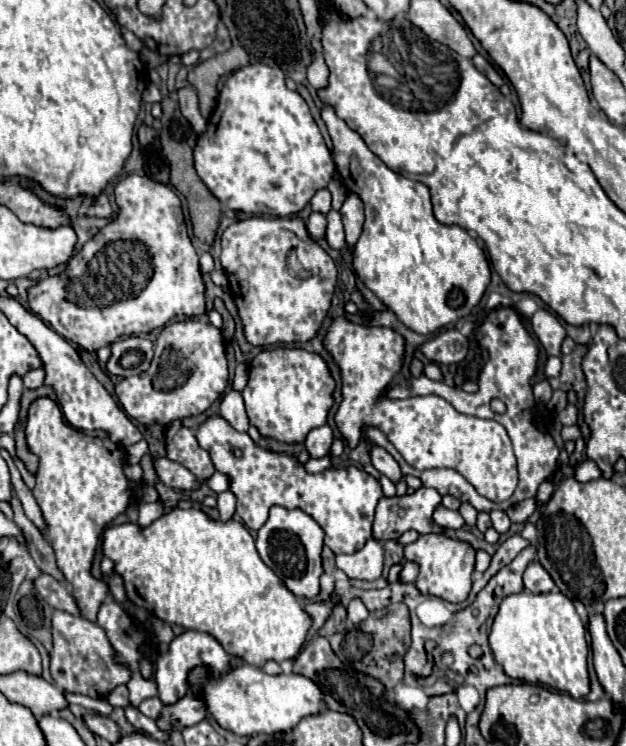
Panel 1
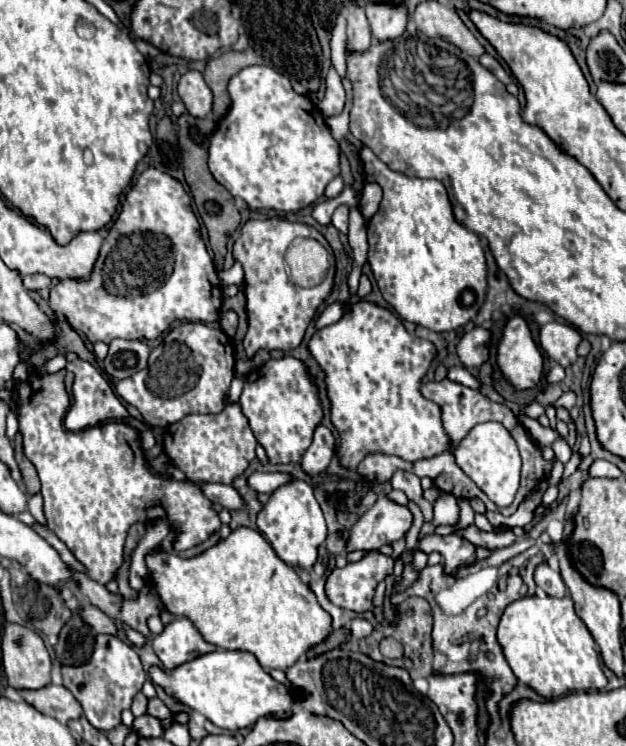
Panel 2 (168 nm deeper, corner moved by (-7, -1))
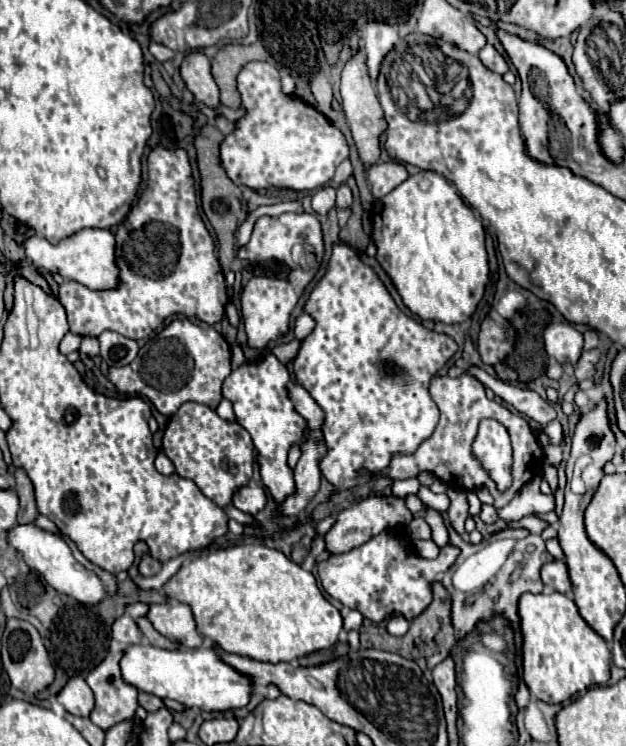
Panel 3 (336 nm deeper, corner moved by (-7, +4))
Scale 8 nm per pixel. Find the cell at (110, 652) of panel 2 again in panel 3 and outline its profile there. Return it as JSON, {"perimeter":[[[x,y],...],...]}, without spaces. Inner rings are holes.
{"perimeter":[[[109,652],[103,664],[89,672],[85,682],[93,690],[95,708],[91,712],[91,722],[107,730],[123,720],[135,716],[137,710],[137,688],[131,688],[121,676],[119,660],[123,652]]]}

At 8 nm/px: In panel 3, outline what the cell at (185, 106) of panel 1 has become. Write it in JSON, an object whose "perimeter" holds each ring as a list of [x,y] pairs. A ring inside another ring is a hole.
{"perimeter":[[[191,52],[181,64],[181,78],[193,92],[195,100],[207,106],[219,106],[219,88],[211,76],[211,66],[205,54]]]}

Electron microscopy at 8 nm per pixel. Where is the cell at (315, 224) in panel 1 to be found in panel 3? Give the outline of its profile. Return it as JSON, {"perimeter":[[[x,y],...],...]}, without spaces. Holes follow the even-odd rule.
{"perimeter":[[[333,186],[319,188],[311,198],[311,208],[321,216],[325,216],[331,208],[335,208],[335,188]]]}

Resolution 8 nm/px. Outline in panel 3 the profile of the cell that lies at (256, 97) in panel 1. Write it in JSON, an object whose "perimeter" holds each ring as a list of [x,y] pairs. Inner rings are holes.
{"perimeter":[[[249,62],[249,64],[245,64],[245,66],[241,68],[239,76],[237,76],[237,90],[239,90],[239,94],[241,94],[241,108],[245,108],[245,116],[237,120],[235,132],[227,134],[225,140],[221,142],[221,166],[223,166],[223,170],[227,172],[227,176],[231,178],[231,182],[237,184],[237,186],[249,186],[249,188],[253,188],[253,190],[265,190],[265,188],[275,186],[275,188],[285,188],[285,190],[293,190],[293,192],[305,192],[305,190],[313,190],[313,188],[325,186],[325,184],[333,178],[335,168],[349,156],[349,146],[347,146],[347,140],[345,140],[345,136],[341,134],[341,130],[337,130],[337,128],[335,128],[319,110],[315,110],[313,106],[305,104],[303,100],[299,100],[299,98],[295,98],[295,96],[285,94],[285,92],[281,90],[281,74],[279,74],[279,70],[277,70],[275,66],[271,66],[269,62]]]}

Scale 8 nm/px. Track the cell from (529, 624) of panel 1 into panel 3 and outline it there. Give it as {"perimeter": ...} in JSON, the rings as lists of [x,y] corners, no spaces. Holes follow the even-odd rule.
{"perimeter":[[[561,592],[523,594],[519,598],[523,680],[531,696],[561,704],[577,692],[591,686],[603,686],[609,680],[609,650],[605,640],[579,616],[573,598]]]}

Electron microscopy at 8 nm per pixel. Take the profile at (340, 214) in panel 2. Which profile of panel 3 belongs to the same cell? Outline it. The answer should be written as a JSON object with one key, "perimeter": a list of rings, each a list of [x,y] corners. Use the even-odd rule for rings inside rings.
{"perimeter":[[[341,184],[337,188],[337,208],[339,210],[349,210],[353,204],[353,196],[351,196],[351,190],[347,184]]]}

